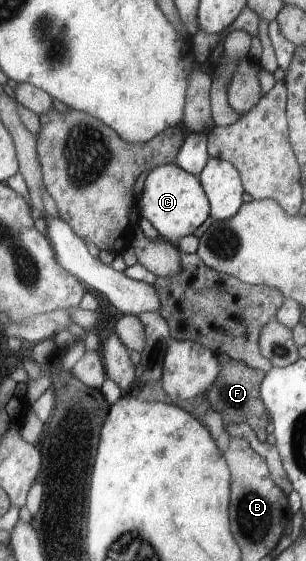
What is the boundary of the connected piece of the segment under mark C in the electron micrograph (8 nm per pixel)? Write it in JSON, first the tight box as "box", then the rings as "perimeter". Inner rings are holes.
{"box":[139,163,211,244],"perimeter":[[[175,163],[160,166],[148,174],[139,206],[142,216],[153,224],[161,238],[176,244],[184,236],[194,235],[194,230],[211,216],[209,198],[206,198],[207,195],[200,181],[195,174]]]}

